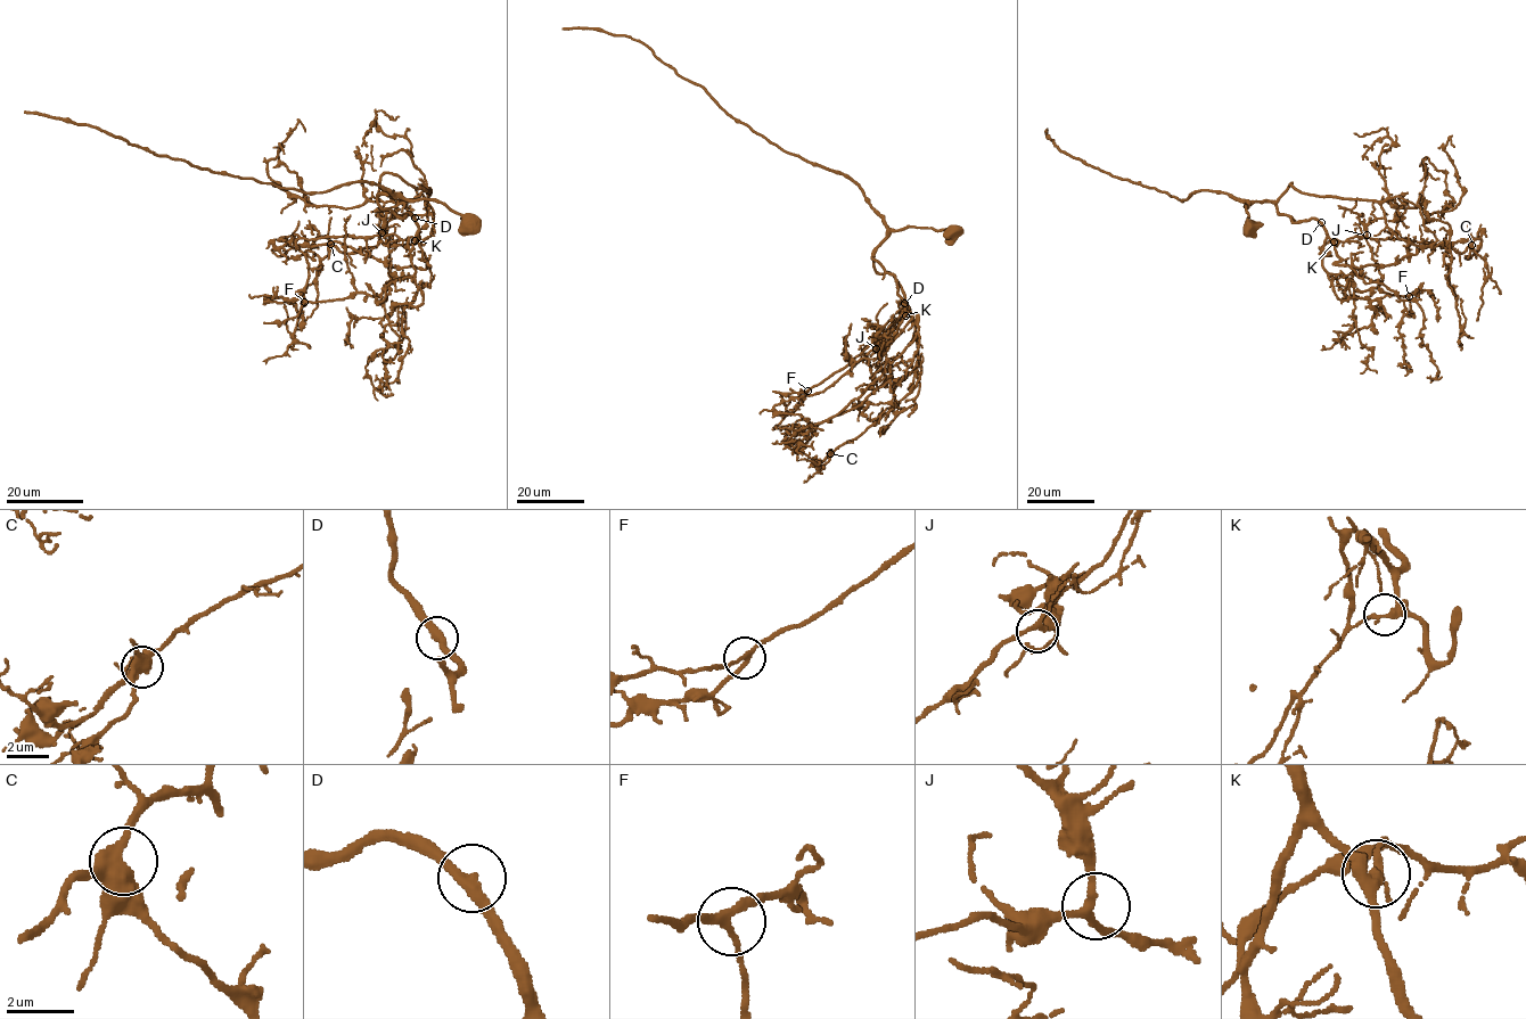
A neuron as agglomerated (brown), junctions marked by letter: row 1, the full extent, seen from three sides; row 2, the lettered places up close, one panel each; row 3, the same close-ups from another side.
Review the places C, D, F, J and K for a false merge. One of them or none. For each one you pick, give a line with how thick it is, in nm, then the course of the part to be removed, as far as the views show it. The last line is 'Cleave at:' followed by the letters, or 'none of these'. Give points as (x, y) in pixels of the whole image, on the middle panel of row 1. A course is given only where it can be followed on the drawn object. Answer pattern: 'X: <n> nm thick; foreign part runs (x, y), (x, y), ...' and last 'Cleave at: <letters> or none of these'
D: 360 nm thick; foreign part runs (904, 303), (872, 358), (855, 361), (846, 353), (846, 337), (851, 323)
Cleave at: D

